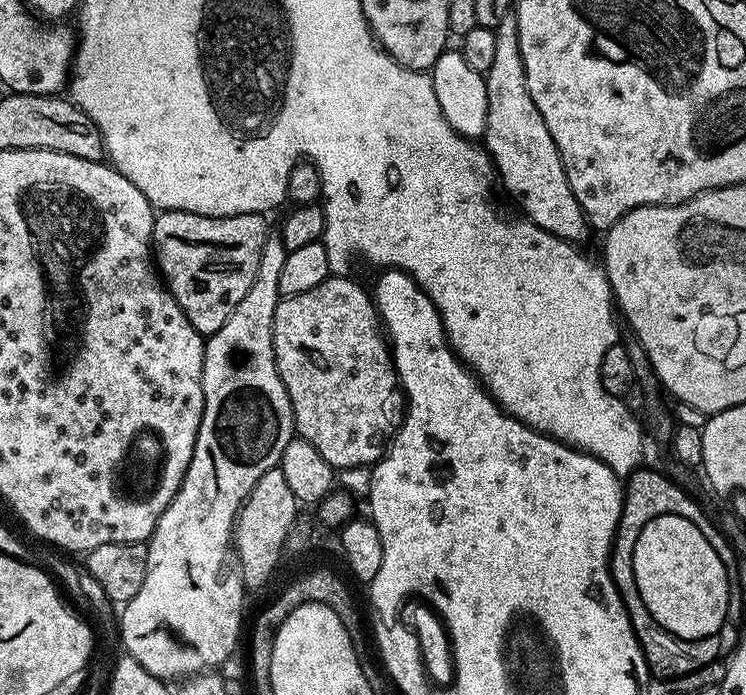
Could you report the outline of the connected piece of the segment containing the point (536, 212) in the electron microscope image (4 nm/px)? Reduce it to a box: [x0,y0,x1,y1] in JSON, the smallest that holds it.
[483,15,590,245]

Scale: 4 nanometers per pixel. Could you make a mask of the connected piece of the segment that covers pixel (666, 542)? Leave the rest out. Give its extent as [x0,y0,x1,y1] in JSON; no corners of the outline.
[632,512,728,640]

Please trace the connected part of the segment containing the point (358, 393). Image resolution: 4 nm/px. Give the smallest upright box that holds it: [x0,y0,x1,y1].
[272,274,406,470]

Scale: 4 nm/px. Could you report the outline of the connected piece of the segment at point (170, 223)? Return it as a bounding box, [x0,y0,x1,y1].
[152,211,270,334]

